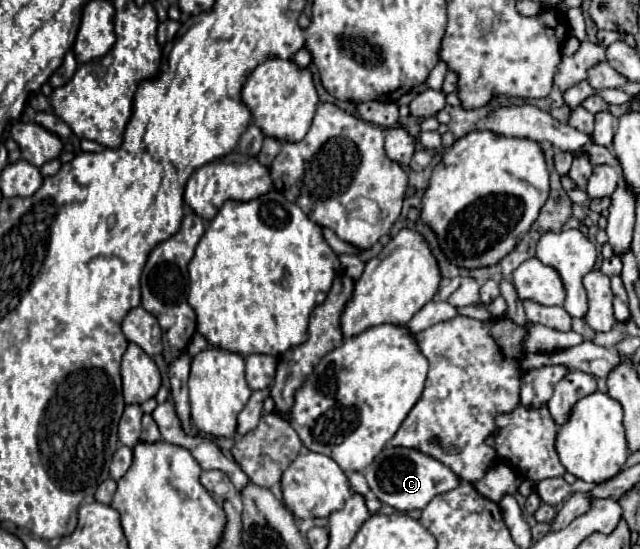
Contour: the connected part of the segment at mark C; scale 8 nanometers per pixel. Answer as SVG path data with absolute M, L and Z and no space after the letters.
M386 445L382 453L374 459L374 463L368 465L362 473L368 481L370 491L382 503L398 511L424 509L436 495L452 491L454 487L460 485L458 475L454 475L454 471L450 471L450 467L446 467L444 463L438 463L438 459L422 455L422 451L414 451L408 447L392 447L392 445Z

